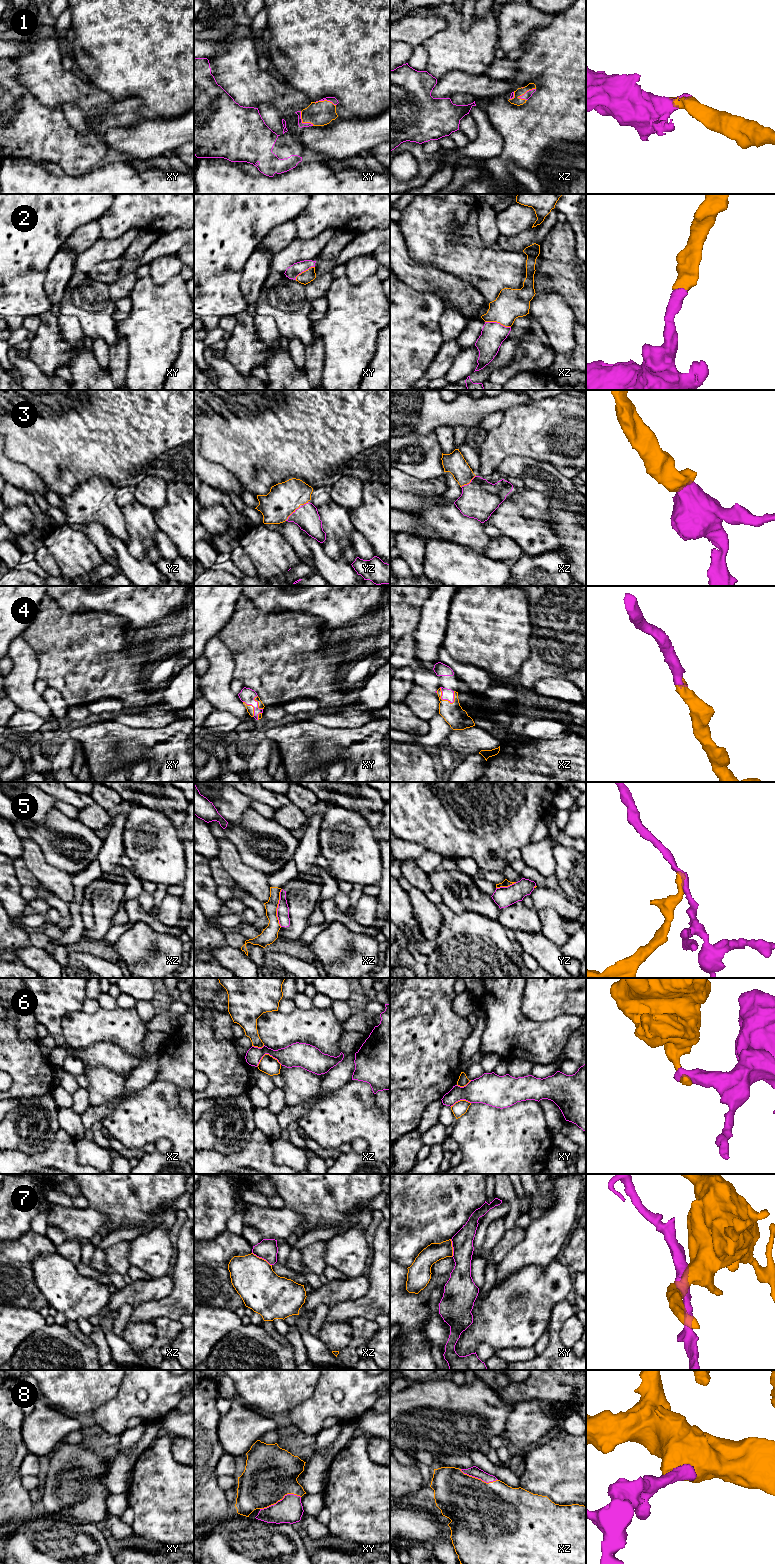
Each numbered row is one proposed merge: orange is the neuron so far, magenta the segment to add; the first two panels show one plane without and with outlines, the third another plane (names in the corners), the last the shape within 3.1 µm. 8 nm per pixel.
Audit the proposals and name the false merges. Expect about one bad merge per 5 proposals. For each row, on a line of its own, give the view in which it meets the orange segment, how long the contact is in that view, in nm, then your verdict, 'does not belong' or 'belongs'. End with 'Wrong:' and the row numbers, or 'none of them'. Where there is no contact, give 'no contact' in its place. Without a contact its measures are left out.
1: meets orange in xz; contact 170 nm long; belongs
2: meets orange in xz; contact 220 nm long; belongs
3: meets orange in yz; contact 170 nm long; belongs
4: meets orange in xz; contact 170 nm long; belongs
5: meets orange in xz; contact 300 nm long; does not belong
6: meets orange in xz; contact 200 nm long; does not belong
7: meets orange in xz; contact 190 nm long; does not belong
8: meets orange in xy; contact 340 nm long; belongs
Wrong: 5, 6, 7

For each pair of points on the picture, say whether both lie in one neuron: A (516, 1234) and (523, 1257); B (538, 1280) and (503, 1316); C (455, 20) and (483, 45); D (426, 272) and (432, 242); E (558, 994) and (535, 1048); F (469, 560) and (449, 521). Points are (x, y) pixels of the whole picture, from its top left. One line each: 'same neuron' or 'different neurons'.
A: different neurons
B: same neuron
C: same neuron
D: different neurons
E: different neurons
F: different neurons

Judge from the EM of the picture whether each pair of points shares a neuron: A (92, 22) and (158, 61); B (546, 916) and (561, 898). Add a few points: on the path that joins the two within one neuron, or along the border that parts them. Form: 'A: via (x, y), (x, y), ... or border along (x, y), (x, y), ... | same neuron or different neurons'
A: via (108, 22), (119, 22), (142, 45) | same neuron
B: border along (537, 910), (552, 908), (562, 917) | different neurons

